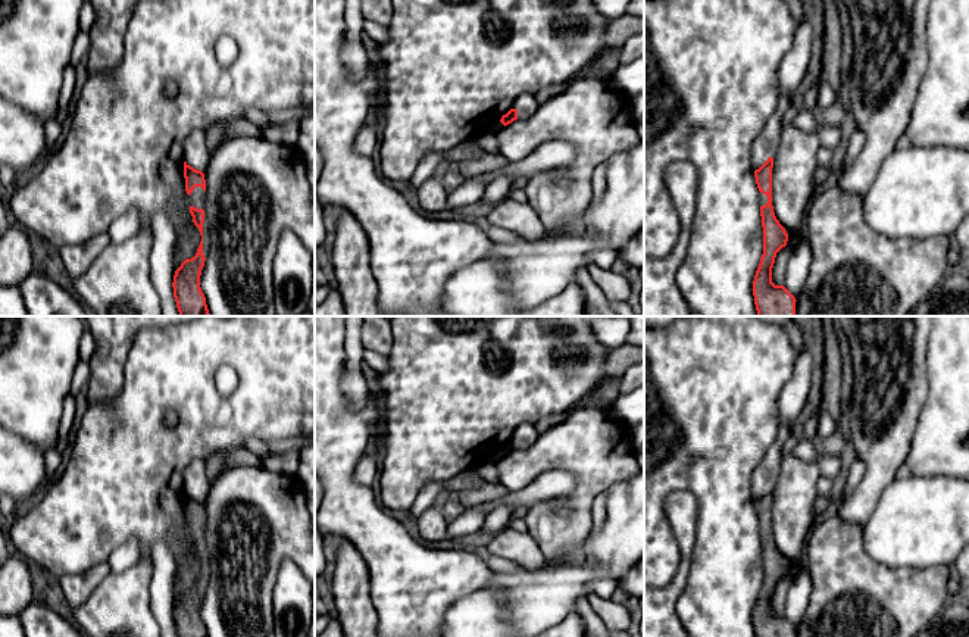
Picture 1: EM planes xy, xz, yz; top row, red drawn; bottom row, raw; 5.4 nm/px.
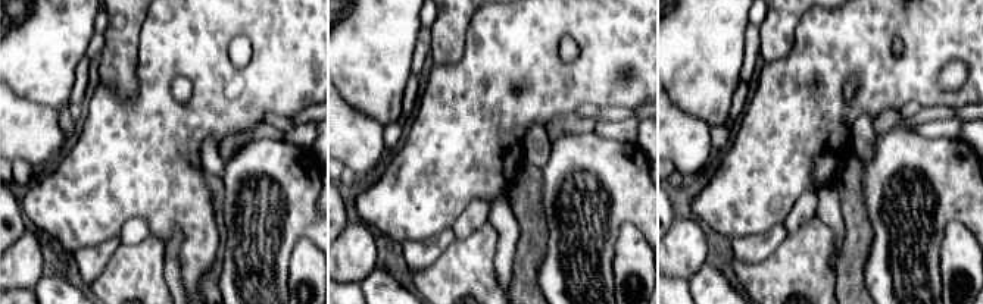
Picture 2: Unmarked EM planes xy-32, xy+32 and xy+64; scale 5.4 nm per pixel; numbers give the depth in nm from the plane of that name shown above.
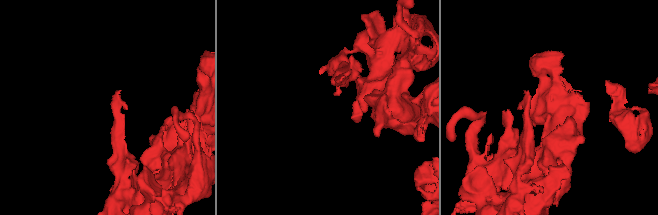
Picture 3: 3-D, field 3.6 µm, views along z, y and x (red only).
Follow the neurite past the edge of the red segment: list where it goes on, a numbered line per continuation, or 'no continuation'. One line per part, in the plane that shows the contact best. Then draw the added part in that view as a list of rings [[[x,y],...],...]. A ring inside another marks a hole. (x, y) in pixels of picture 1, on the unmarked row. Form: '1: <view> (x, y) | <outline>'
1: xy (206, 558) | [[[204,543],[204,552],[203,552],[203,584],[204,587],[207,586],[209,575],[210,575],[210,555]]]

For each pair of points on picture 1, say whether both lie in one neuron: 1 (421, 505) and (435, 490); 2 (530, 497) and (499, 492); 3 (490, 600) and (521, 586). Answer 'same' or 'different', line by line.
1: same
2: different
3: same

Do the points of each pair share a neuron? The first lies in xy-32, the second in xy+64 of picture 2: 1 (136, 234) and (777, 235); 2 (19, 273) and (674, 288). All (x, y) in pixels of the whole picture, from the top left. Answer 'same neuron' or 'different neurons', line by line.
1: different neurons
2: different neurons

